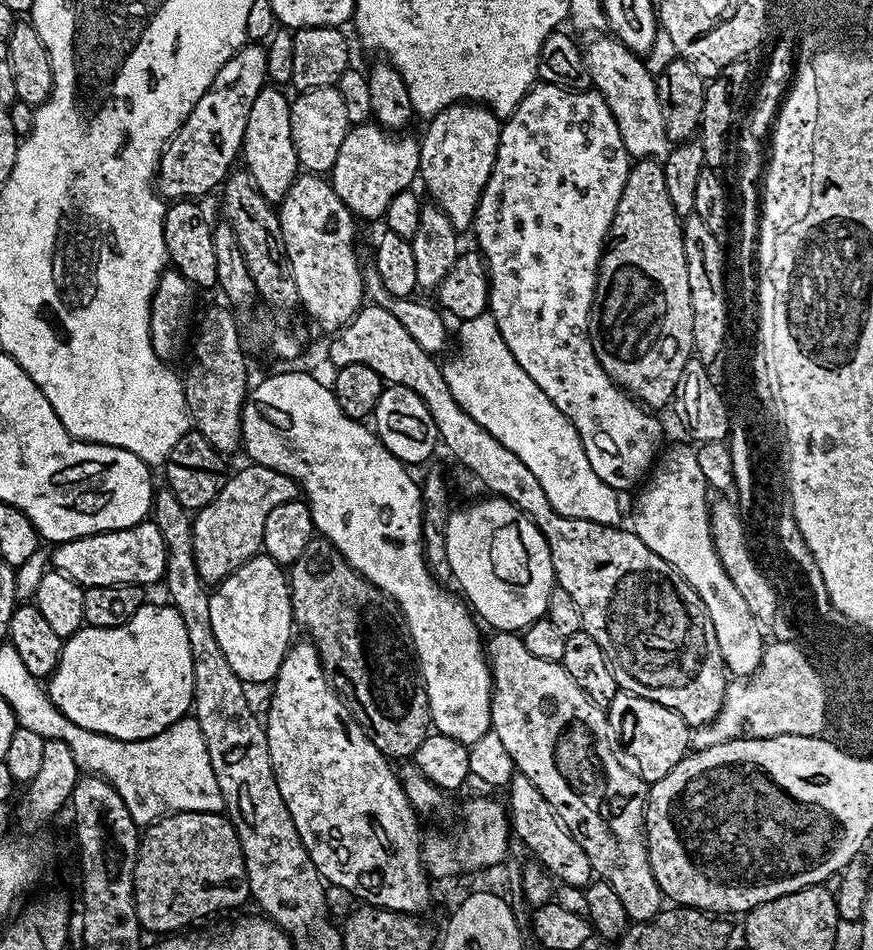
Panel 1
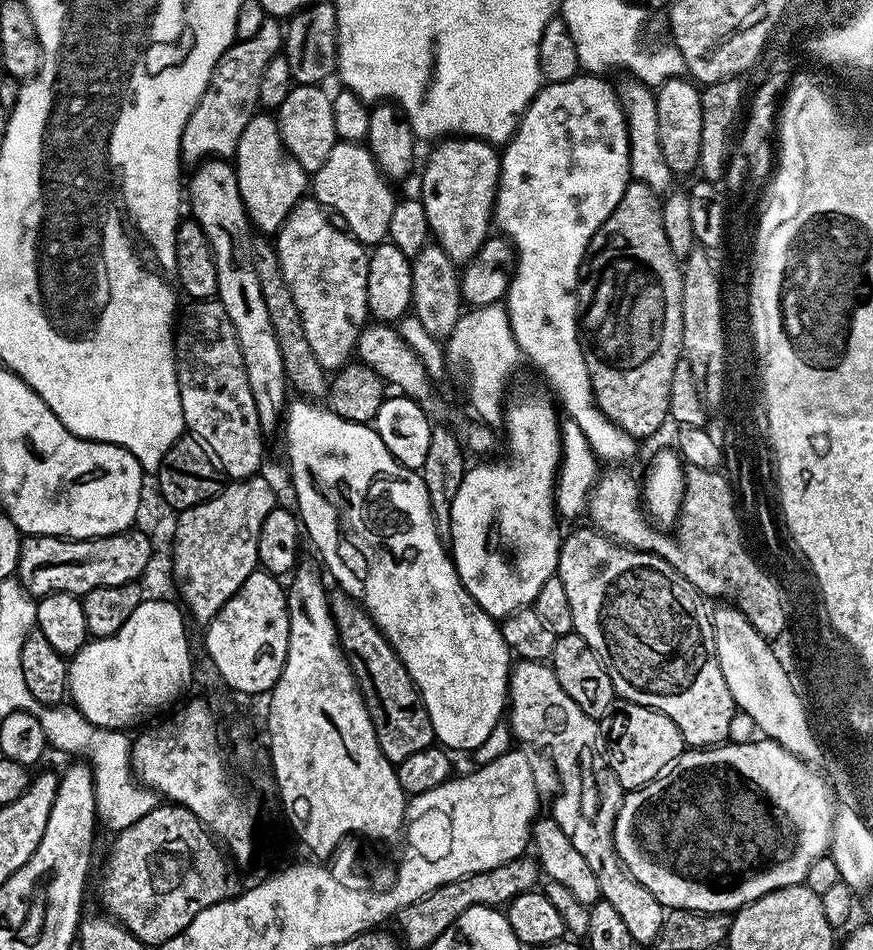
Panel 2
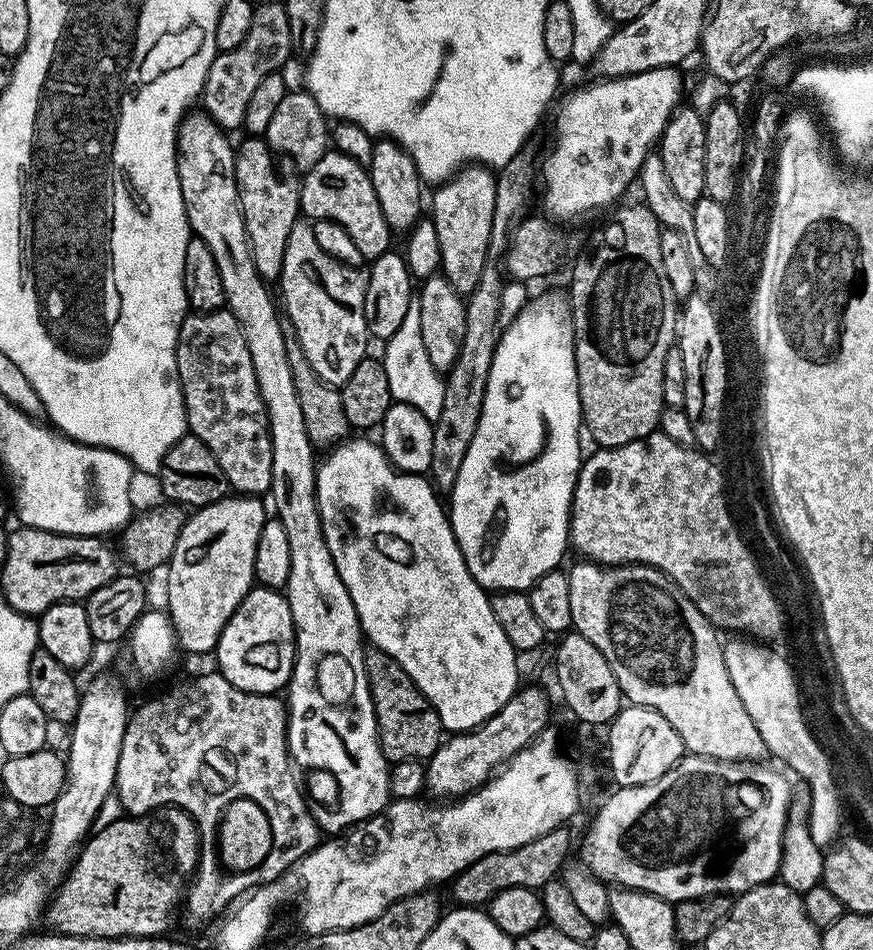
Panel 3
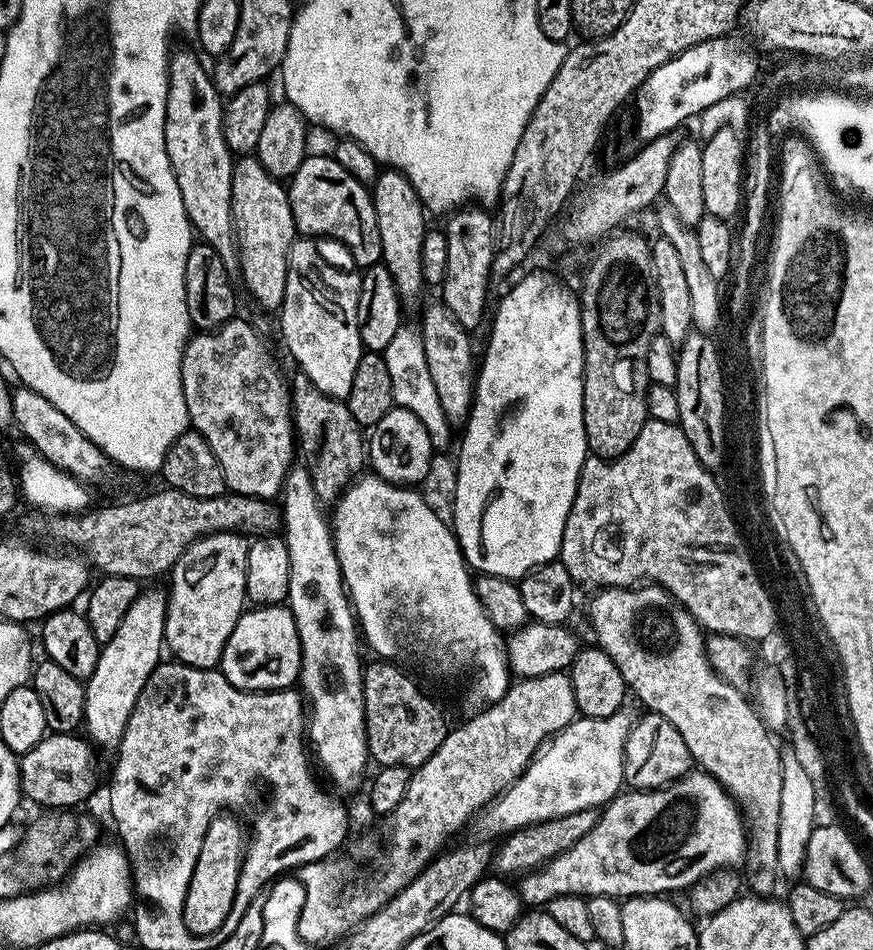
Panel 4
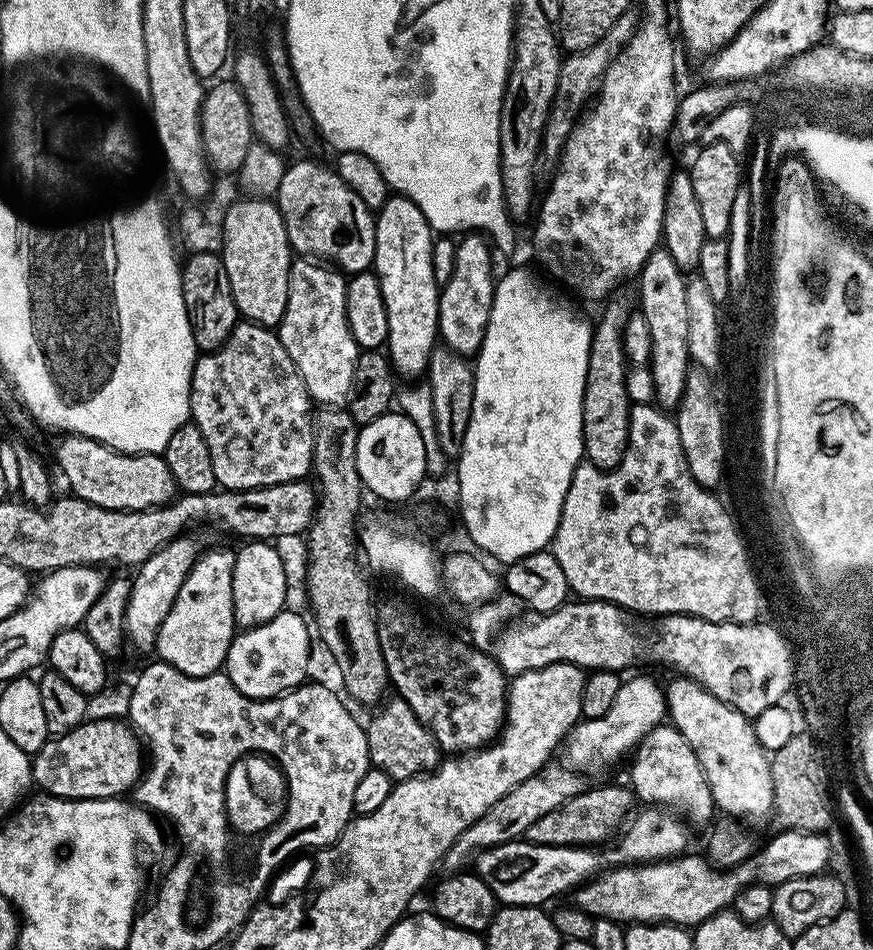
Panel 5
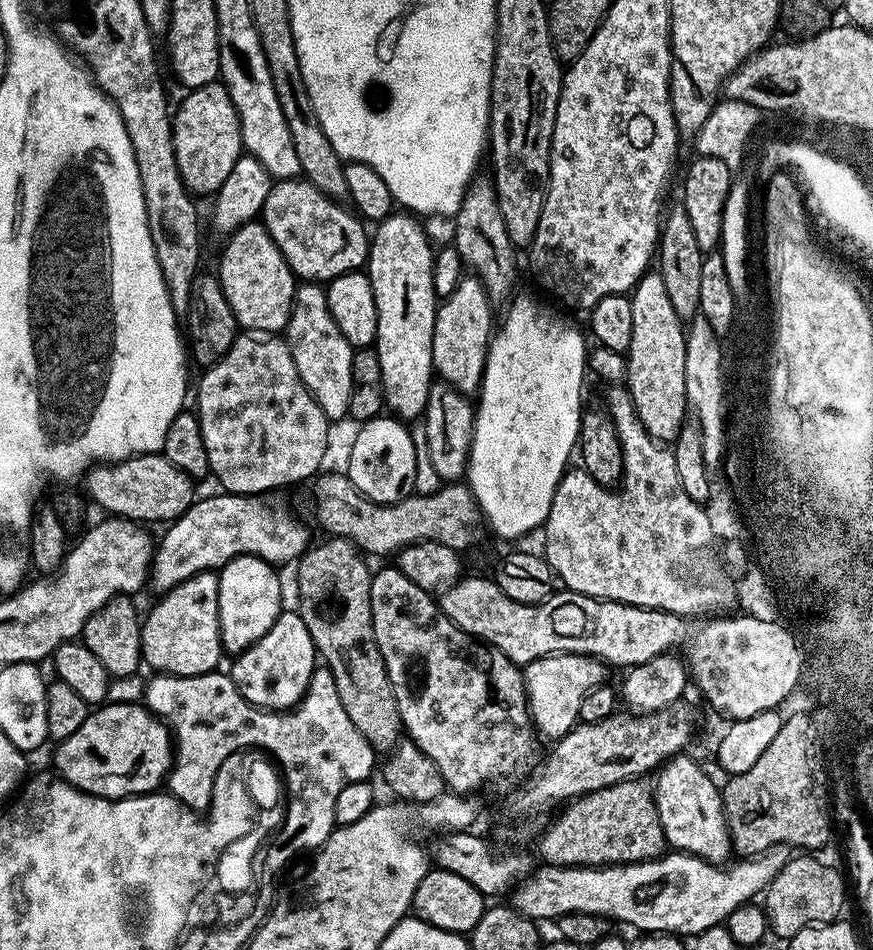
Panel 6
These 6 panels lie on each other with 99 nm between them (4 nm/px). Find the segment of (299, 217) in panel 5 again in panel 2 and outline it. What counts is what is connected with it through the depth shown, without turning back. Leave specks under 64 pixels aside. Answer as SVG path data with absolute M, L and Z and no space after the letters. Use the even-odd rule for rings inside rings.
M336 143L330 150L330 158L326 158L326 162L322 162L320 169L310 176L311 199L317 200L329 213L337 212L344 219L343 227L365 246L375 246L388 240L390 218L398 202L398 196L392 193L391 187L393 188L393 185L388 177L380 173L380 167L374 162L370 150L364 144Z

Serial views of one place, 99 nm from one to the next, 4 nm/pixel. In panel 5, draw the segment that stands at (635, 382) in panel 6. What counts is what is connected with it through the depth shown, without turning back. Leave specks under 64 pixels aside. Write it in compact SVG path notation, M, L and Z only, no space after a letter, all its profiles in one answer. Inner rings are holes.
M663 246L656 248L640 267L640 308L650 326L650 342L652 343L652 359L650 369L653 376L655 403L661 409L672 410L677 407L684 393L686 378L690 367L687 348L687 284L685 273L670 258Z

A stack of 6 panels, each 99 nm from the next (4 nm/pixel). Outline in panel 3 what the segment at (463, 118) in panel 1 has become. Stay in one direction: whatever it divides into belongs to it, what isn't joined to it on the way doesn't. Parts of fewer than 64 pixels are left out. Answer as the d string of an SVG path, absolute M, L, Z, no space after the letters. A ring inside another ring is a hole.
M465 166L450 180L444 181L435 189L432 196L432 212L430 218L434 222L434 230L438 230L438 246L442 250L440 266L442 274L461 294L472 294L480 288L484 279L484 267L488 264L488 247L492 244L494 229L494 206L496 179L493 169L487 166Z

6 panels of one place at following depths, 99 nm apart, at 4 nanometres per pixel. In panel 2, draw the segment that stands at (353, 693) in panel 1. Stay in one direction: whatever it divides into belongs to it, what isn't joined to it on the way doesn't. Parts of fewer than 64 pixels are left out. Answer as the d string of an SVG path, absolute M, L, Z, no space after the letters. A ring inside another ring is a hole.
M337 595L331 597L330 603L340 649L344 651L344 657L348 659L350 670L360 686L382 754L394 766L401 764L403 760L410 758L410 754L418 754L418 750L433 747L430 714L406 666L398 658L391 642L382 634L380 627L372 621L368 611L351 596Z

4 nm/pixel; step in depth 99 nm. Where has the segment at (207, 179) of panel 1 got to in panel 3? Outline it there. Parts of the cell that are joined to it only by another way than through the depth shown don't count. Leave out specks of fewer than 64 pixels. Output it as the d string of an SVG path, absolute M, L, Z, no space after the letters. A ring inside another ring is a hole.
M283 3L259 4L254 7L254 18L250 20L250 34L234 50L220 52L214 58L206 74L202 93L202 108L215 124L225 130L240 128L246 118L246 108L254 90L272 72L280 72L288 59L293 59L290 42L290 18L286 16Z

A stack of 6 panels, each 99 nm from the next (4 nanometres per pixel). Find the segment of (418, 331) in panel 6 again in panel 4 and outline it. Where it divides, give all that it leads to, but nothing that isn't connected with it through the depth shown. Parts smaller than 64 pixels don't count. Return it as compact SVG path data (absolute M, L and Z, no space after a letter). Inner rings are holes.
M385 167L370 191L374 202L374 218L378 218L378 230L382 238L382 263L390 270L401 301L408 302L419 294L420 288L425 287L422 278L422 238L426 231L426 209L414 186L410 186L410 178L396 168Z

